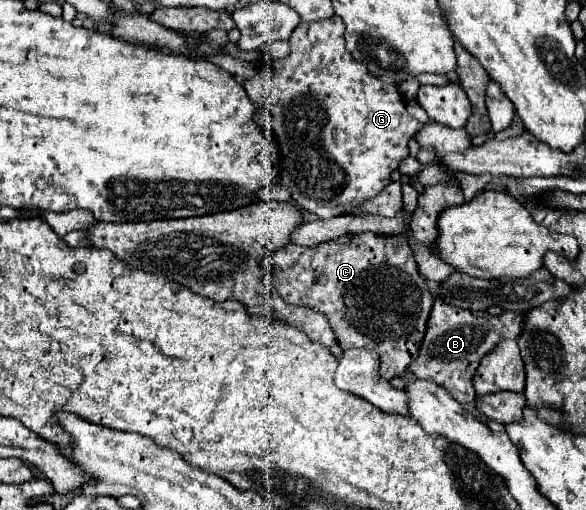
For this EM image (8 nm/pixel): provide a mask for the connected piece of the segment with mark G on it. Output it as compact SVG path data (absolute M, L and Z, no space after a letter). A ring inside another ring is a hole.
M339 17L301 23L289 39L289 55L285 59L267 59L263 75L245 81L249 99L259 107L255 121L267 133L267 139L279 149L281 171L279 185L291 193L297 207L321 217L339 217L381 193L389 183L399 161L409 155L407 141L423 127L421 121L407 113L405 99L395 85L385 85L367 73L345 49L343 21Z

